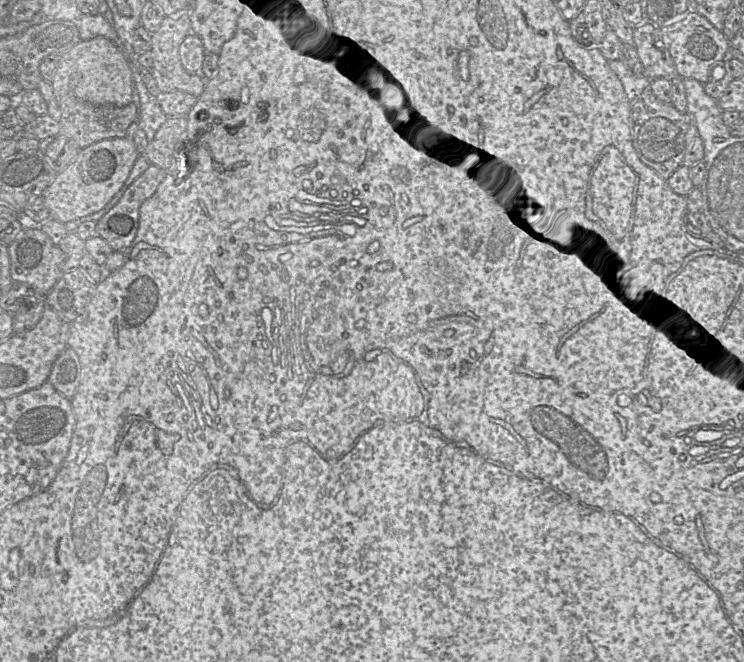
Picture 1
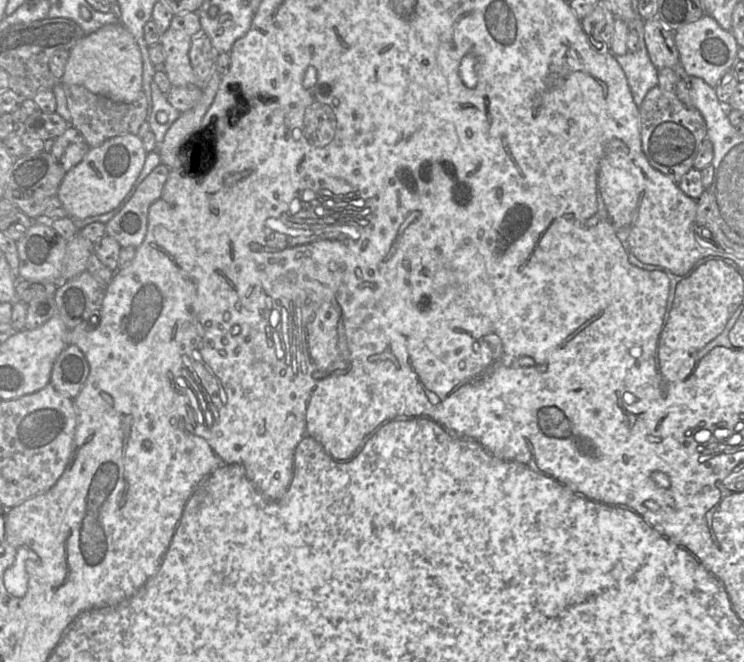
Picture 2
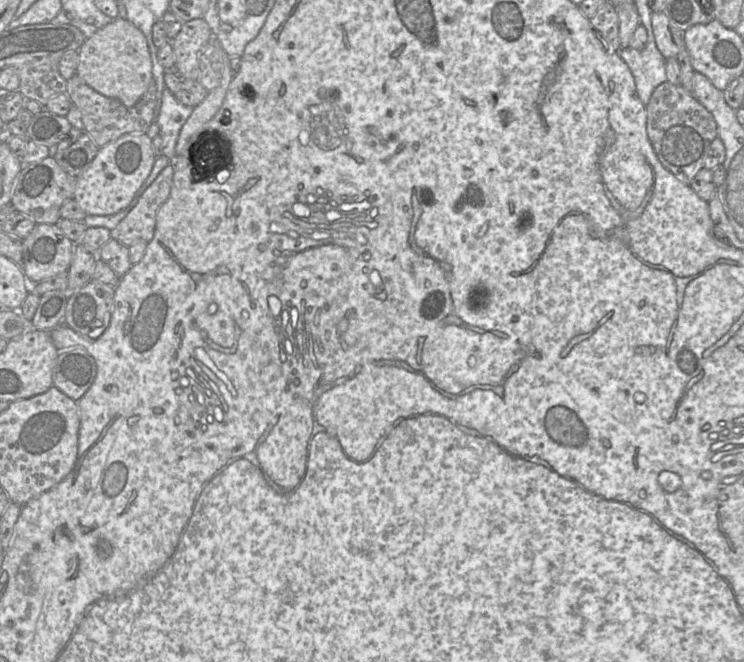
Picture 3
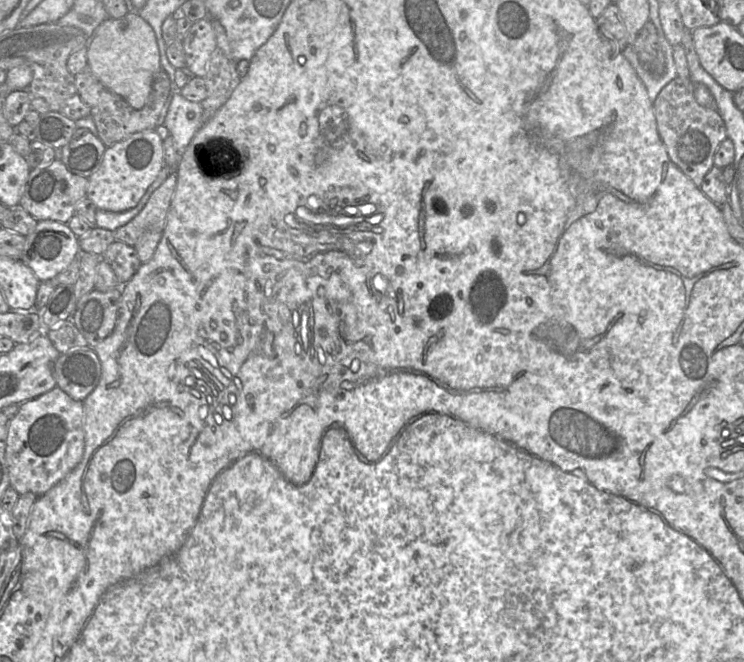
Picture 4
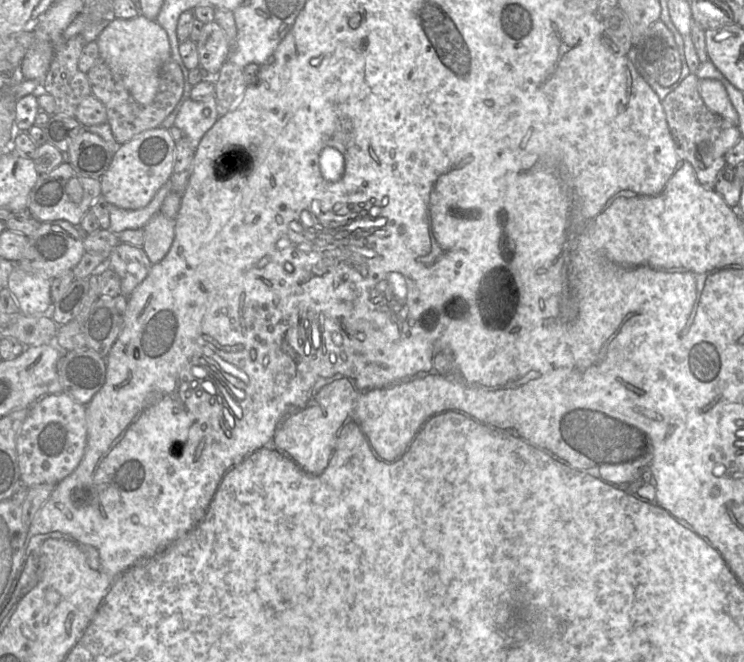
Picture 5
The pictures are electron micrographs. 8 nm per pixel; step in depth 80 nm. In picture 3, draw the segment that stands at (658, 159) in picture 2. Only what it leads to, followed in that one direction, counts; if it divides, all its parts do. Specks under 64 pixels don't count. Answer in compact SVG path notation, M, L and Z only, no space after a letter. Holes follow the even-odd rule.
M667 81L655 88L645 108L647 135L657 158L674 176L689 185L704 168L711 142L718 137L713 115L680 84Z

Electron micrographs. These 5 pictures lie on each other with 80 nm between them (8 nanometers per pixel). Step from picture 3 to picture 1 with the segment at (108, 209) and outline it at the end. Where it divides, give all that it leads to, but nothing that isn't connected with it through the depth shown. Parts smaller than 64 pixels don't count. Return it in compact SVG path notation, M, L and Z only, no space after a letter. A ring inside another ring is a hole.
M114 137L82 148L75 161L58 173L42 194L51 220L67 223L103 209L121 190L139 158L134 142L128 137Z

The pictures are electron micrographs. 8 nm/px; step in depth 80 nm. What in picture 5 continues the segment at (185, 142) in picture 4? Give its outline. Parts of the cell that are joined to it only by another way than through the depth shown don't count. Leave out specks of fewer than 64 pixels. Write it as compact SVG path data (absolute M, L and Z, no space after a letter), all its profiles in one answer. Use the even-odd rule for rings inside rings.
M215 95L202 101L185 100L174 122L192 148L196 148L206 132L220 117Z

